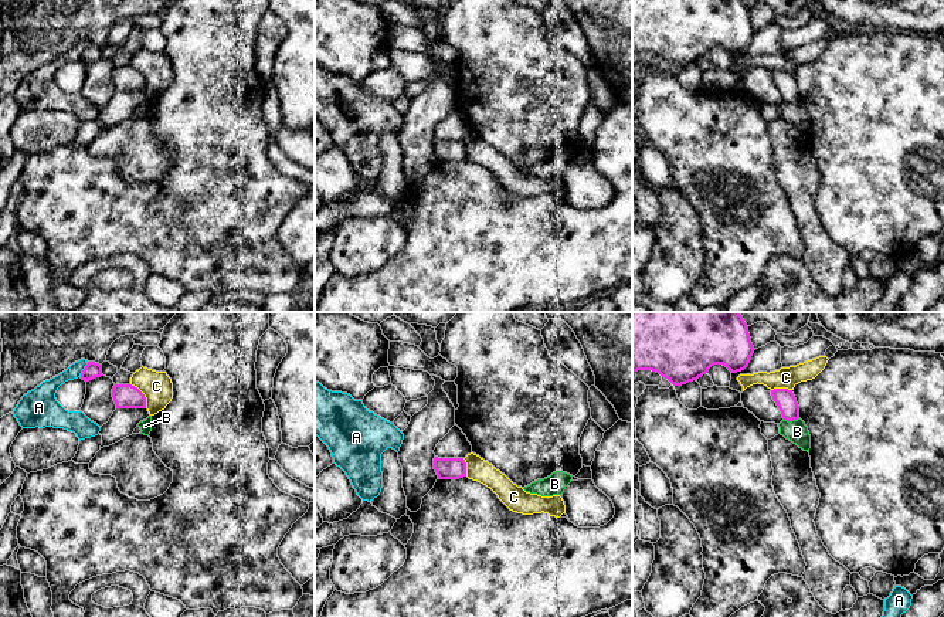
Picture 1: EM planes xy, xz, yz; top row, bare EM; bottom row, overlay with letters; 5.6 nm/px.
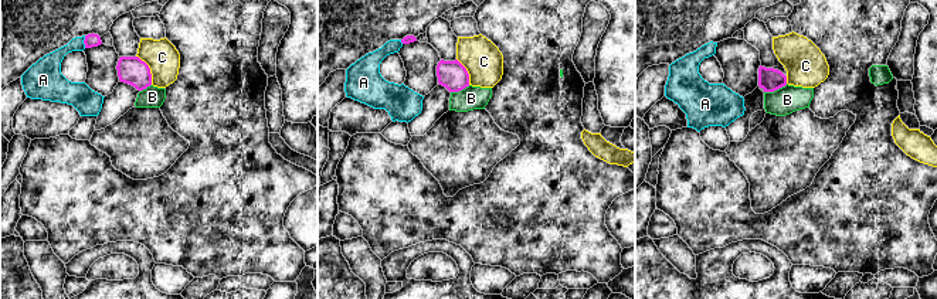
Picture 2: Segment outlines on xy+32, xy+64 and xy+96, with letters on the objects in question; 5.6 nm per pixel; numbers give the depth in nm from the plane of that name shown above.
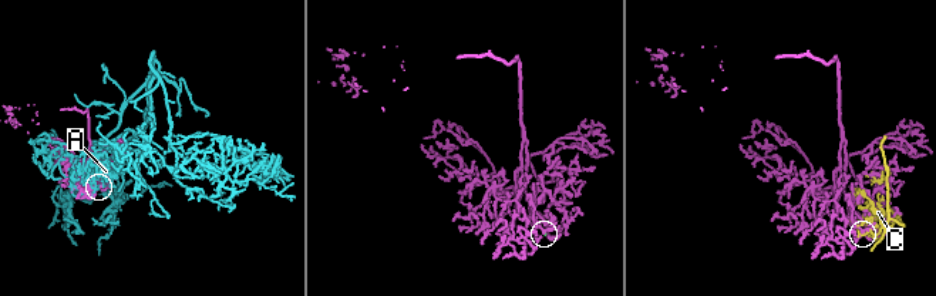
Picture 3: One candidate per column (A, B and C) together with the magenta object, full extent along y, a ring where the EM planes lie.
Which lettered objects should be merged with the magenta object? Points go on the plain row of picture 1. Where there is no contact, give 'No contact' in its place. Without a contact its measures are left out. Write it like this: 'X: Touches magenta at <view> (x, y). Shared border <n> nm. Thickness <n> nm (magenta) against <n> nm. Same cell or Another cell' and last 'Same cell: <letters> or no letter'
A: Touches magenta at xy (84, 51). Shared border 100 nm. Thickness 90 nm (magenta) against 100 nm. Another cell
B: Touches magenta at yz (791, 102). Shared border 90 nm. Thickness 120 nm (magenta) against 120 nm. Another cell
C: Touches magenta at xy (143, 77). Shared border 170 nm. Thickness 140 nm (magenta) against 170 nm. Another cell
Same cell: no letter

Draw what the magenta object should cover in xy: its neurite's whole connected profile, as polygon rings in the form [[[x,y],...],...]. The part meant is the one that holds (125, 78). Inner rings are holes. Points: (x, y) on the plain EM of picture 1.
[[[115,67],[112,79],[116,91],[146,91],[145,77],[132,67]]]

